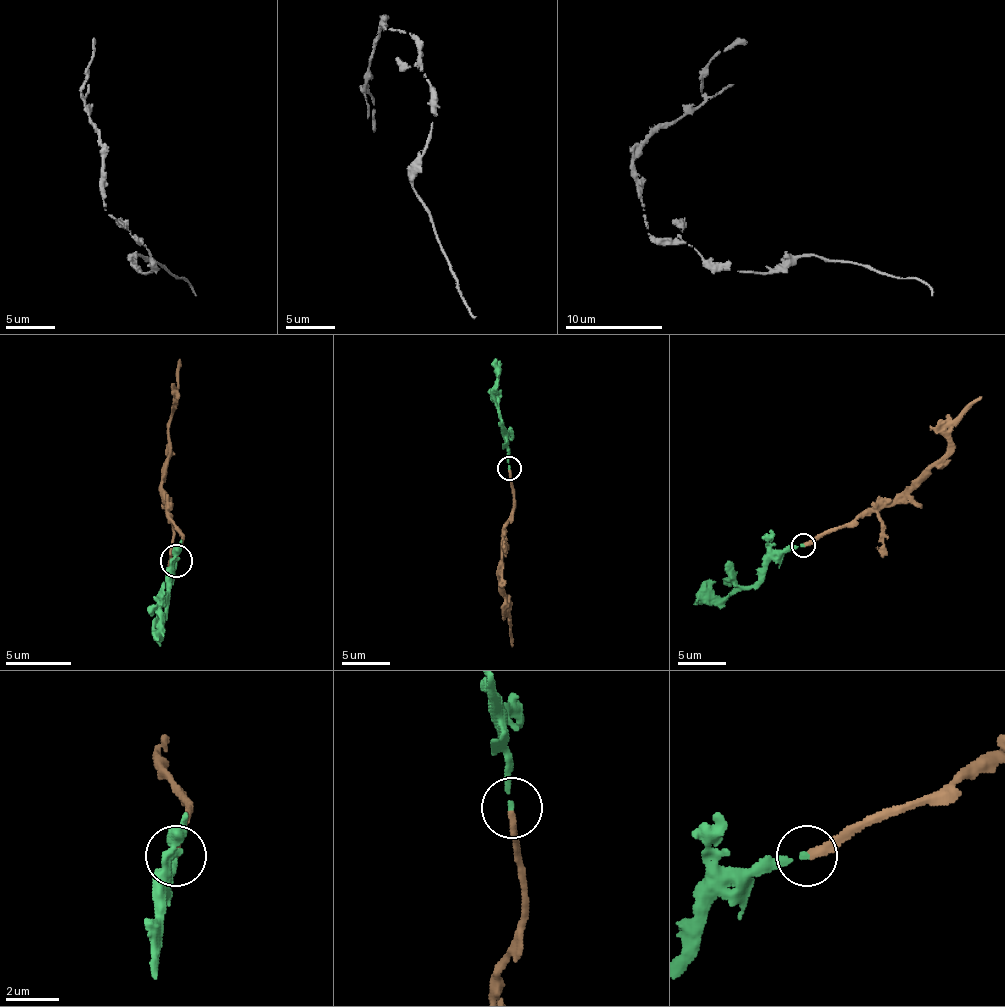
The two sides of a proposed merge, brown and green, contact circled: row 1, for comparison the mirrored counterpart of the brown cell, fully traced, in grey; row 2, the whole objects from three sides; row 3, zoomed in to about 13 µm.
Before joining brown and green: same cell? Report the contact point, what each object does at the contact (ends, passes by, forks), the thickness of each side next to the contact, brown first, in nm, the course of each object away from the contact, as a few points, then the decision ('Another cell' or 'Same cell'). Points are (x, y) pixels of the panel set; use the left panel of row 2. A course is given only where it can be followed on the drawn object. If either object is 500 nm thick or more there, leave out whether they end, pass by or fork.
Place: (176, 560). At the ring brown ends. At the ring green ends. Thickness 280 nm (brown) against 180 nm. Course of brown: (177, 559), (180, 537), (170, 524), (161, 485), (170, 449), (167, 436), (180, 358). Course of green: (177, 559), (174, 563), (170, 599), (154, 621), (157, 641). Same cell

